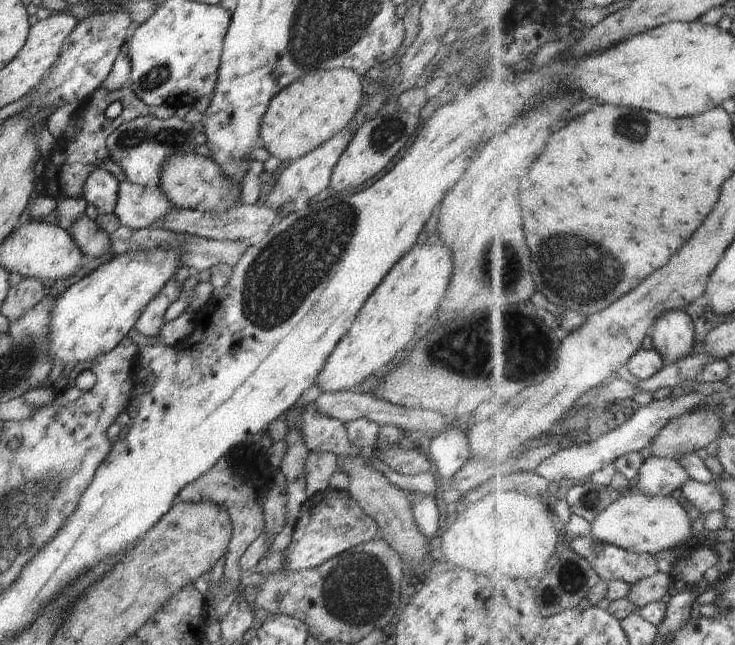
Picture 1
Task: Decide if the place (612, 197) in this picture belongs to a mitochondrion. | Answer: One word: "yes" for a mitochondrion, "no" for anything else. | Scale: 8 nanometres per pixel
no

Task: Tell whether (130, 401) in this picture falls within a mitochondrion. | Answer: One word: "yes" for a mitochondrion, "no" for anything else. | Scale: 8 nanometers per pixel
no

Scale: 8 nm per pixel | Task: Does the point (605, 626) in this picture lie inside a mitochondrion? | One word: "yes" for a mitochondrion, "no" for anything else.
no

